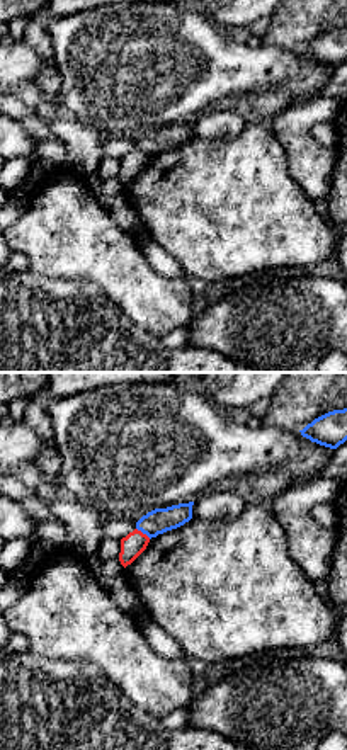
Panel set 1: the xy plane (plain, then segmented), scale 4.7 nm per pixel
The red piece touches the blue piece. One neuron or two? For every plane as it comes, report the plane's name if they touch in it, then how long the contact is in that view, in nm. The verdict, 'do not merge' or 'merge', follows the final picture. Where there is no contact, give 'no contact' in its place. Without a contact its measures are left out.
meets red in xy; contact 90 nm long

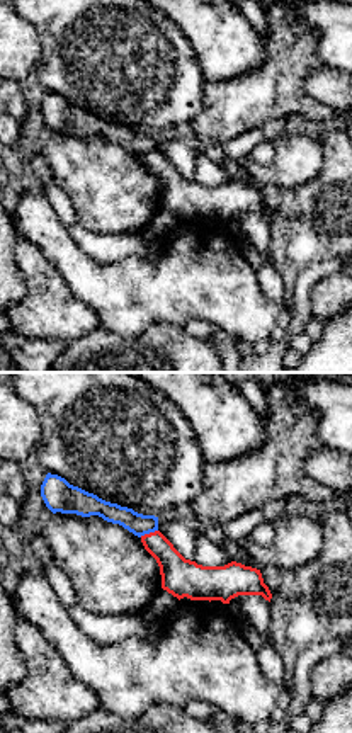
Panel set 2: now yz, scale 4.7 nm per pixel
meets red in yz; contact 90 nm long

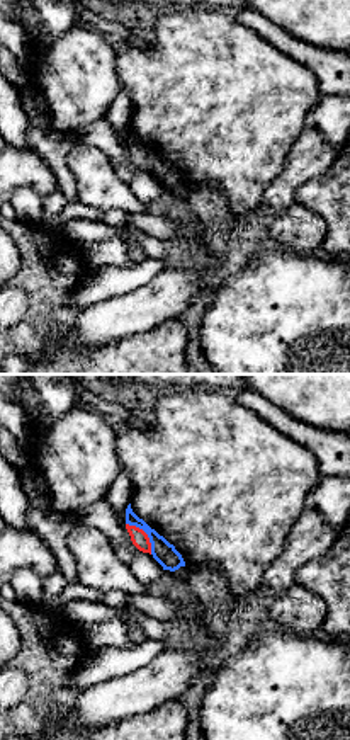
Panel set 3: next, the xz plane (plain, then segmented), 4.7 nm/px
meets red in xz; contact 200 nm long

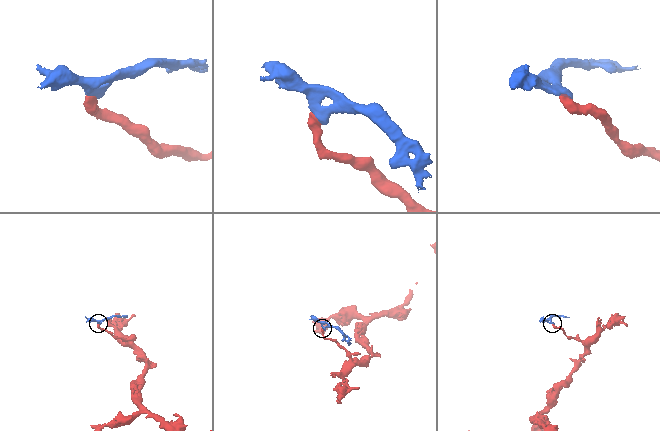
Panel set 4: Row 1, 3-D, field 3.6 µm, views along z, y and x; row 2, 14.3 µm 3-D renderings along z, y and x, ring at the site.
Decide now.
do not merge

